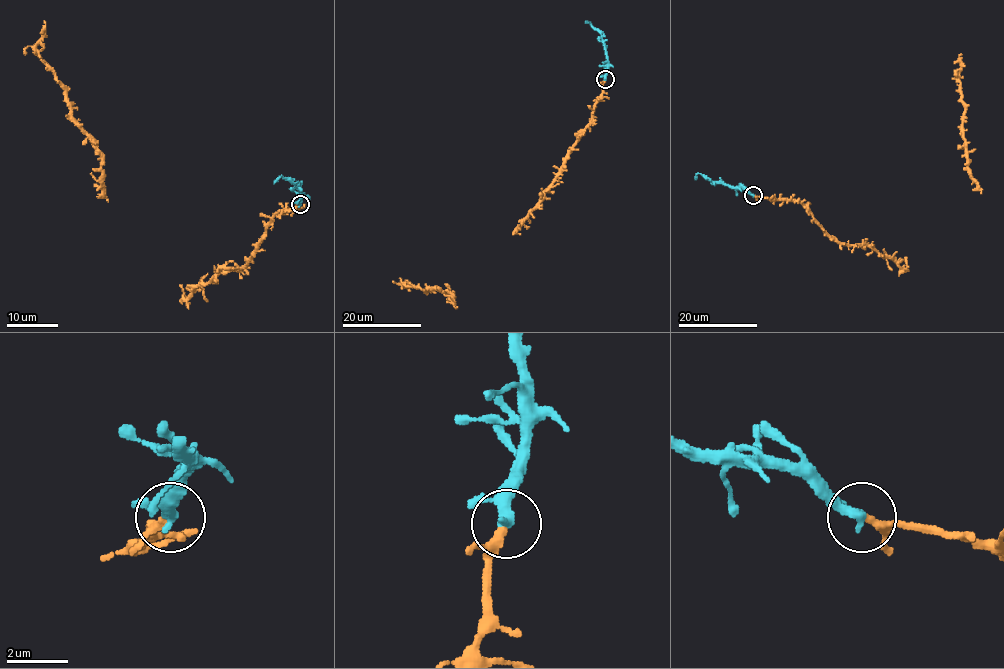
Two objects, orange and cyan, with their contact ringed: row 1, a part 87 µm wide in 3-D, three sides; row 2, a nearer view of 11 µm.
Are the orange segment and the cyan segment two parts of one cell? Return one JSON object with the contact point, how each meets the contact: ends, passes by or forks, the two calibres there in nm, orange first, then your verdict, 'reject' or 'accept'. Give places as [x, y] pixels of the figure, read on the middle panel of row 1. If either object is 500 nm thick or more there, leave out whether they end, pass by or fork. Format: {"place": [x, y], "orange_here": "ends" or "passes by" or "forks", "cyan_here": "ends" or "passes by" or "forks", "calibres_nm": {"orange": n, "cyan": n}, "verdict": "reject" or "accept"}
{"place": [605, 79], "orange_here": "passes by", "cyan_here": "passes by", "calibres_nm": {"orange": 200, "cyan": 280}, "verdict": "accept"}

